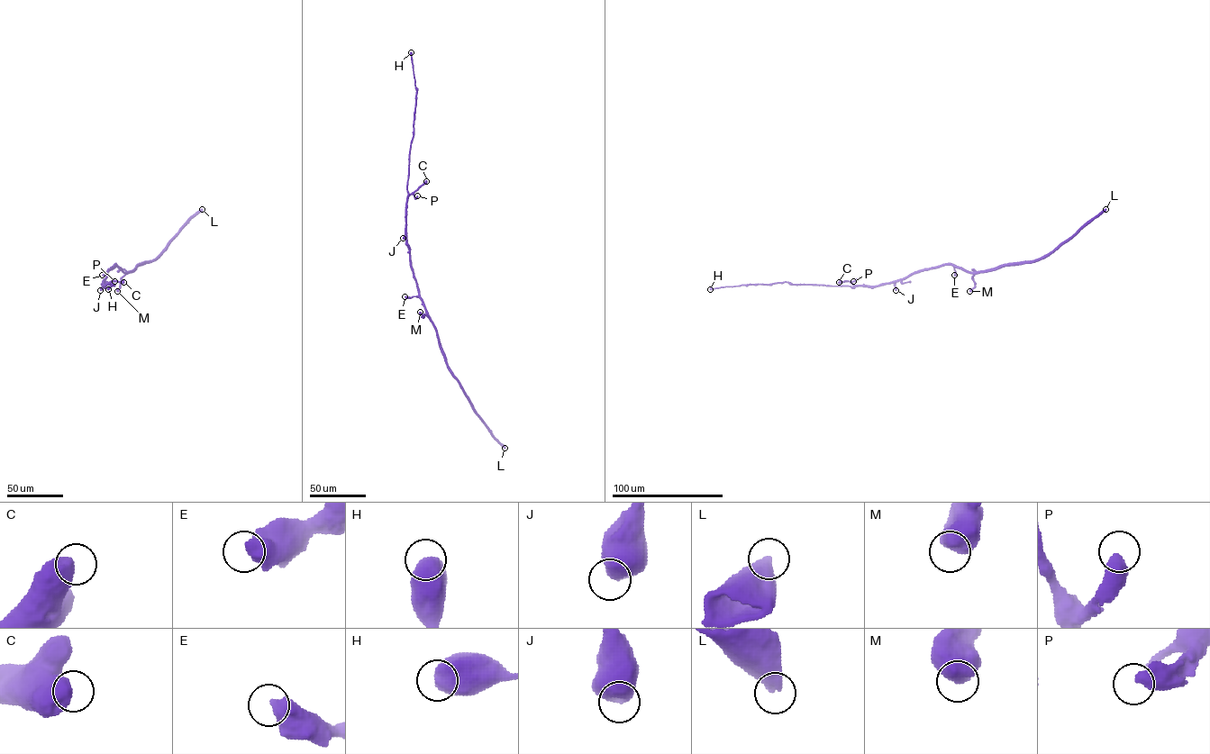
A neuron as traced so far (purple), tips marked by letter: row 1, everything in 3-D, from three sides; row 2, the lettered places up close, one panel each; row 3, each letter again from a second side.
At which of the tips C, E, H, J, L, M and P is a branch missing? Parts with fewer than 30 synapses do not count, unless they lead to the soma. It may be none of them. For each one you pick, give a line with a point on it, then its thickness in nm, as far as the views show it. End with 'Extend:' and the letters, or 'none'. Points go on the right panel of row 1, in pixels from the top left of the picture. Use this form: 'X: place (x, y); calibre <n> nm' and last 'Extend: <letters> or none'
Extend: none

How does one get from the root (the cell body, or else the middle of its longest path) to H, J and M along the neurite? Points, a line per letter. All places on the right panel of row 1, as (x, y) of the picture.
H: (928, 269), (876, 286), (784, 282), (710, 289)
J: (928, 269), (914, 271), (898, 279), (895, 285), (896, 290)
M: (928, 269), (950, 265), (972, 273), (975, 286), (969, 291)

